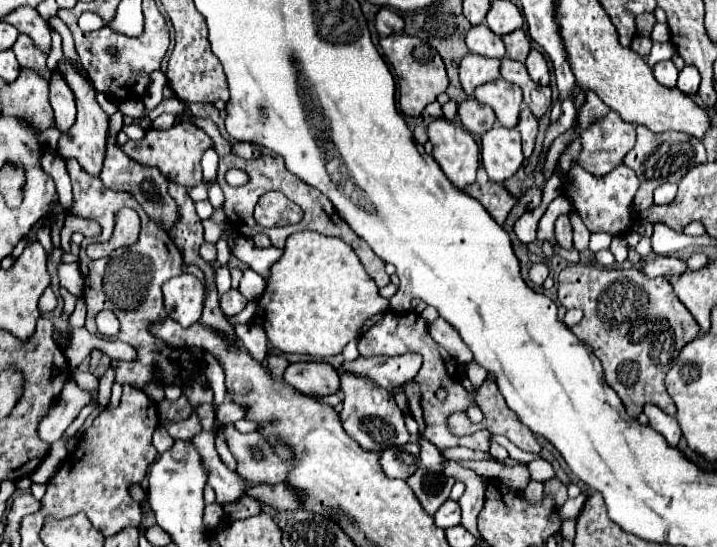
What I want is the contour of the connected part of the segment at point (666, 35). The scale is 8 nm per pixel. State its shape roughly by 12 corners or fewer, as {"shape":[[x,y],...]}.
{"shape":[[657,23],[651,31],[653,43],[665,43],[671,39],[669,27]]}

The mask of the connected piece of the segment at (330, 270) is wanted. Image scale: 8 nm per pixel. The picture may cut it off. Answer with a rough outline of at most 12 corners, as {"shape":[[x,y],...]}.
{"shape":[[287,237],[255,323],[281,353],[339,355],[389,299],[355,251]]}

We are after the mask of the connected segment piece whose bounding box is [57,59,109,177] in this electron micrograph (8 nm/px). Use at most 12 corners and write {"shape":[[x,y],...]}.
{"shape":[[65,59],[77,121],[59,139],[59,155],[75,157],[99,177],[109,117],[95,89]]}

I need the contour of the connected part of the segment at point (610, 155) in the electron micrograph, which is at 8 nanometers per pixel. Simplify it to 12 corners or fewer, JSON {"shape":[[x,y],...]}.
{"shape":[[609,113],[581,133],[575,161],[593,175],[621,165],[635,127]]}

